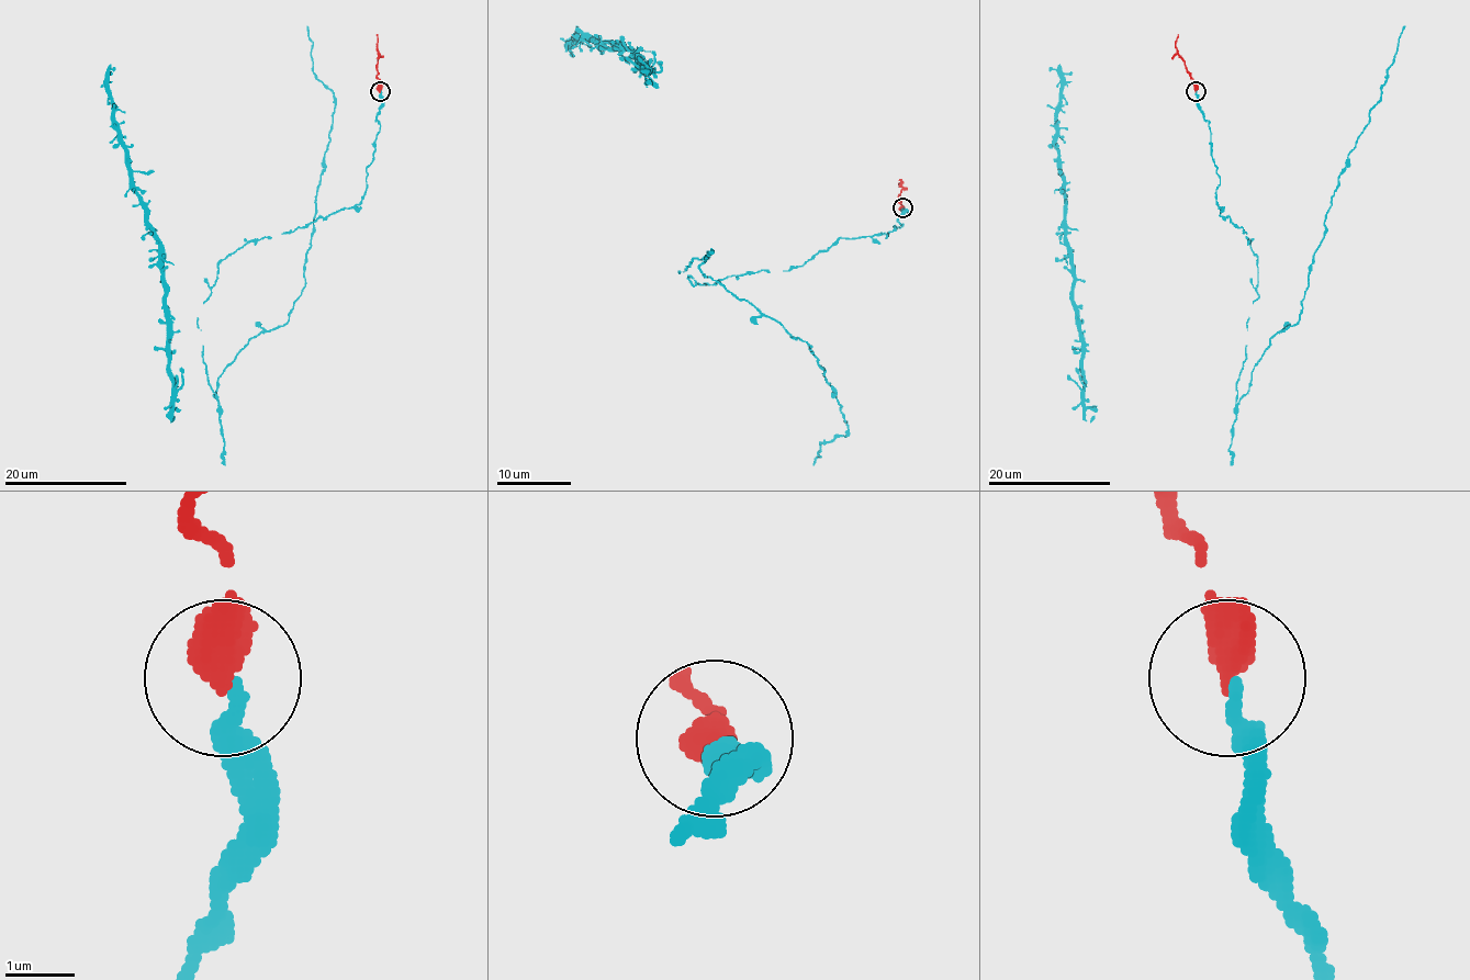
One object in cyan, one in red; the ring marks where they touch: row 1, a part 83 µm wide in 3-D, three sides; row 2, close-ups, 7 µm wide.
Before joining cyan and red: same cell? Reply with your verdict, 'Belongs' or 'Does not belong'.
Belongs

